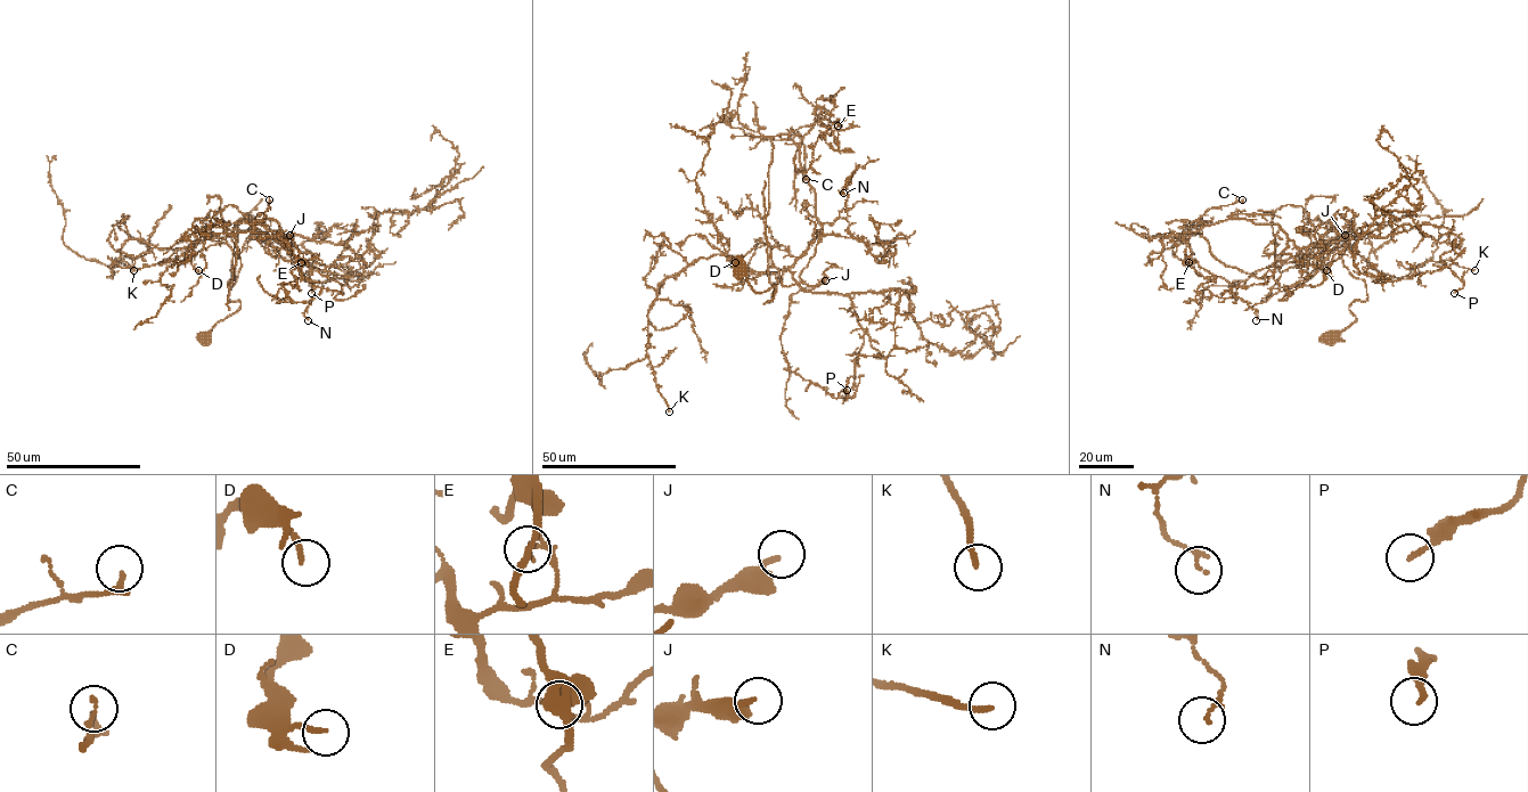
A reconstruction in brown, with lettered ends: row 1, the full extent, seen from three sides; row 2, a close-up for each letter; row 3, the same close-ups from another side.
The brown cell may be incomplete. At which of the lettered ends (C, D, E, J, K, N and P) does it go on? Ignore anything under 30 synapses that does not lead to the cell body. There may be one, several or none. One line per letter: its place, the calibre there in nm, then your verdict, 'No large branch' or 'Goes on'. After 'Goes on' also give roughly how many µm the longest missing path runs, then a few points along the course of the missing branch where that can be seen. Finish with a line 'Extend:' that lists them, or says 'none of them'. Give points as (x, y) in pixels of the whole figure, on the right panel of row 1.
C: Place: (1242, 199). Thickness 200 nm. No large branch
D: Place: (1326, 270). Thickness 150 nm. No large branch
E: Place: (1189, 262). Thickness 120 nm. No large branch
J: Place: (1345, 235). Thickness 200 nm. No large branch
K: Place: (1475, 270). Thickness 190 nm. Goes on. Missing length about 30 µm. Course of what is missing: (1475, 270), (1494, 269), (1508, 250), (1526, 239)
N: Place: (1256, 320). Thickness 160 nm. No large branch
P: Place: (1454, 293). Thickness 160 nm. No large branch
Extend: K

